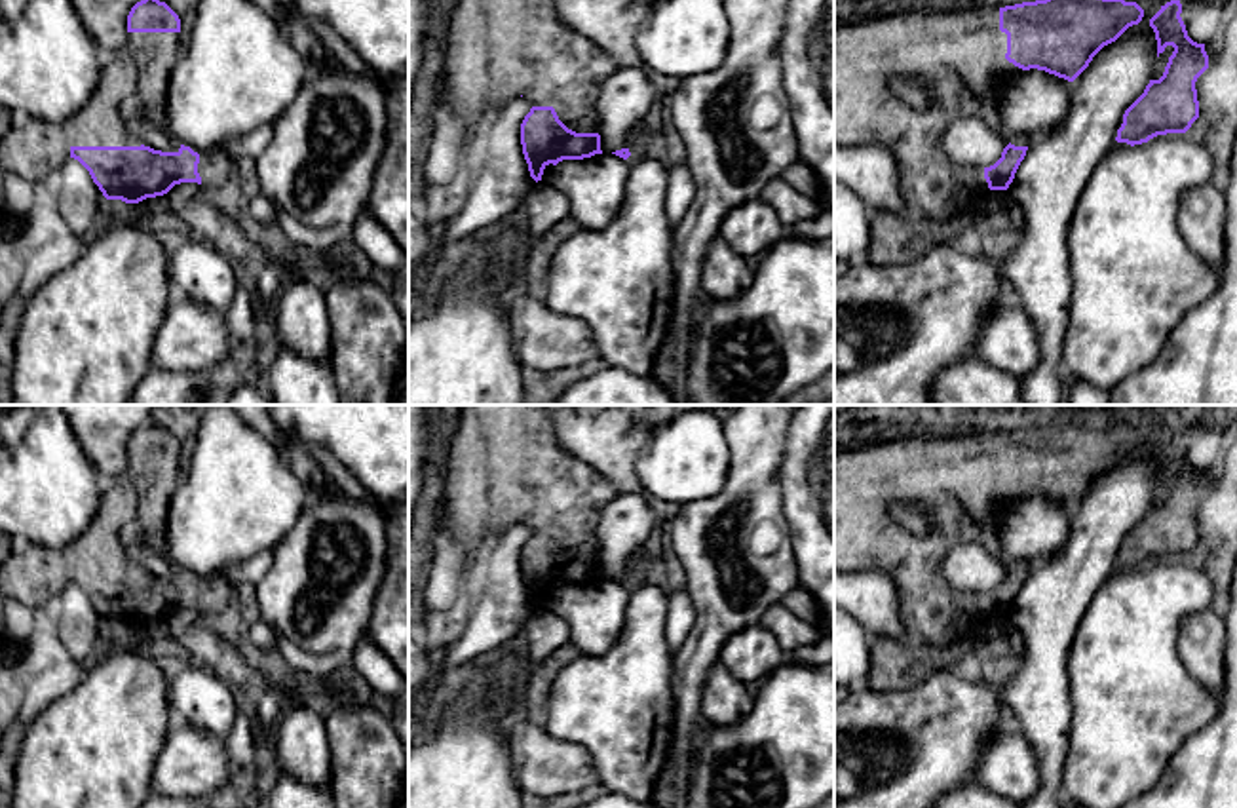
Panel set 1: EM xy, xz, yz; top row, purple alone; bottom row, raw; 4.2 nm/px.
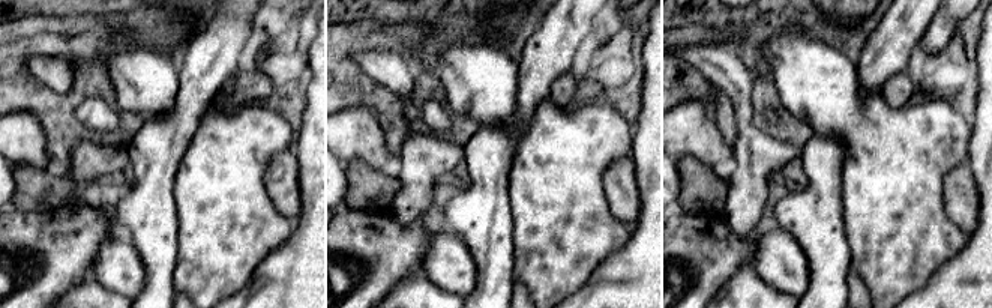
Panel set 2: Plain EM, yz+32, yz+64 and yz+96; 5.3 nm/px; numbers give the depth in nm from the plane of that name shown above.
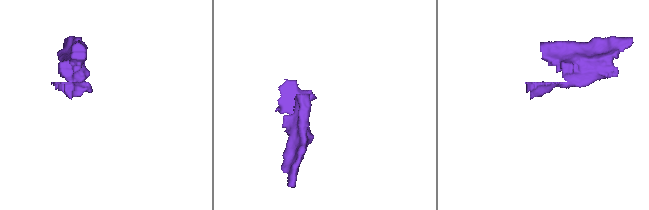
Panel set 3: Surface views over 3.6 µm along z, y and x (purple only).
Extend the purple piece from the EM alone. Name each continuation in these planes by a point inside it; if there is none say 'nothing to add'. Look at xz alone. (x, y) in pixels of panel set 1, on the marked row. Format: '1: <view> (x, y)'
1: xz (496, 50)

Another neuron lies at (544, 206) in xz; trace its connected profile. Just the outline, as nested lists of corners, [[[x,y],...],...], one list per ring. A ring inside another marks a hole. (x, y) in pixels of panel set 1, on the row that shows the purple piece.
[[[538,181],[523,200],[523,211],[530,236],[540,241],[551,226],[568,217],[570,203],[566,194],[555,184]]]

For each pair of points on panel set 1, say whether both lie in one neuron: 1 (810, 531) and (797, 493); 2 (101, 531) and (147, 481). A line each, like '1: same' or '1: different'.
1: same
2: same

